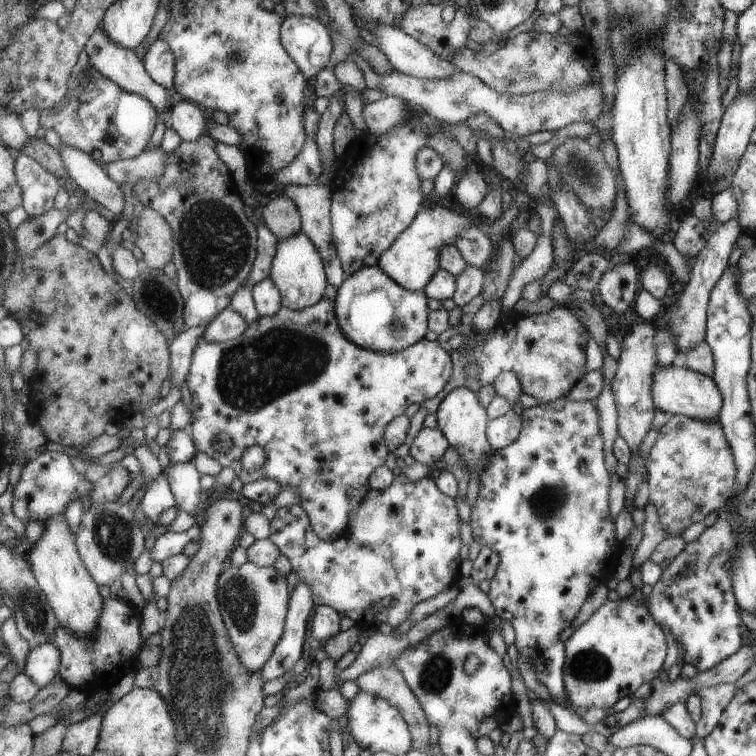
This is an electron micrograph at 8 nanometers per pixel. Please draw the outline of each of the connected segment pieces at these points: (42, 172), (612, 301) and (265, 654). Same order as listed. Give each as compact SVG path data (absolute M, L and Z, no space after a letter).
M16 154L14 177L22 189L23 210L29 217L38 217L54 206L54 196L59 188L58 178L47 172L36 160Z
M631 262L620 263L614 268L607 267L597 287L603 303L621 314L635 298L639 277Z
M246 561L237 567L230 564L219 573L217 599L222 621L239 662L249 672L259 671L274 652L285 629L289 598L285 577L273 565L258 567Z

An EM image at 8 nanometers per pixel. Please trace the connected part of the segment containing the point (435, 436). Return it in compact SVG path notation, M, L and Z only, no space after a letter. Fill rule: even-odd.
M423 427L421 432L409 444L408 454L414 462L429 466L441 458L447 450L446 435L437 427L434 429Z

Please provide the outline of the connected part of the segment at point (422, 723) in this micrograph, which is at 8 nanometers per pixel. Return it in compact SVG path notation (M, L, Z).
M393 667L373 669L364 672L355 681L359 690L387 699L391 706L398 708L410 729L413 748L429 755L426 715L402 673Z

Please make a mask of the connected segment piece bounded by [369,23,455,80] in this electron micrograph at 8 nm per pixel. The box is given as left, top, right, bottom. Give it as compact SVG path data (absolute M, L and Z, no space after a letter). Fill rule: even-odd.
M374 23L369 31L378 42L375 46L386 56L395 71L418 79L439 80L449 78L454 73L454 66L447 60L431 52L425 45L406 35L397 27Z

